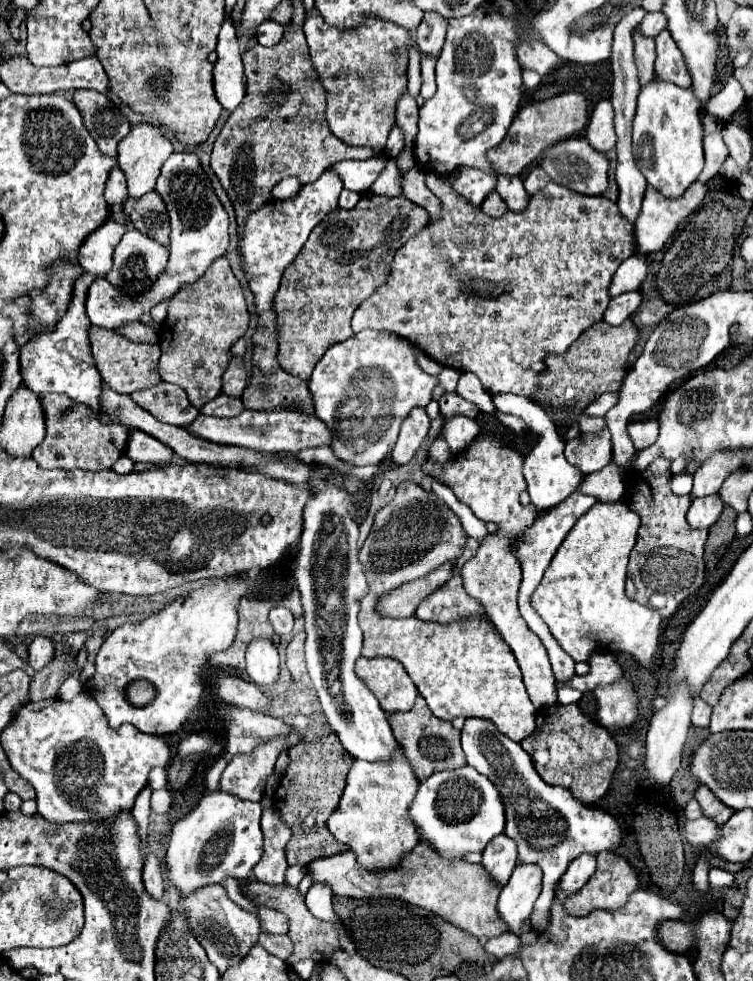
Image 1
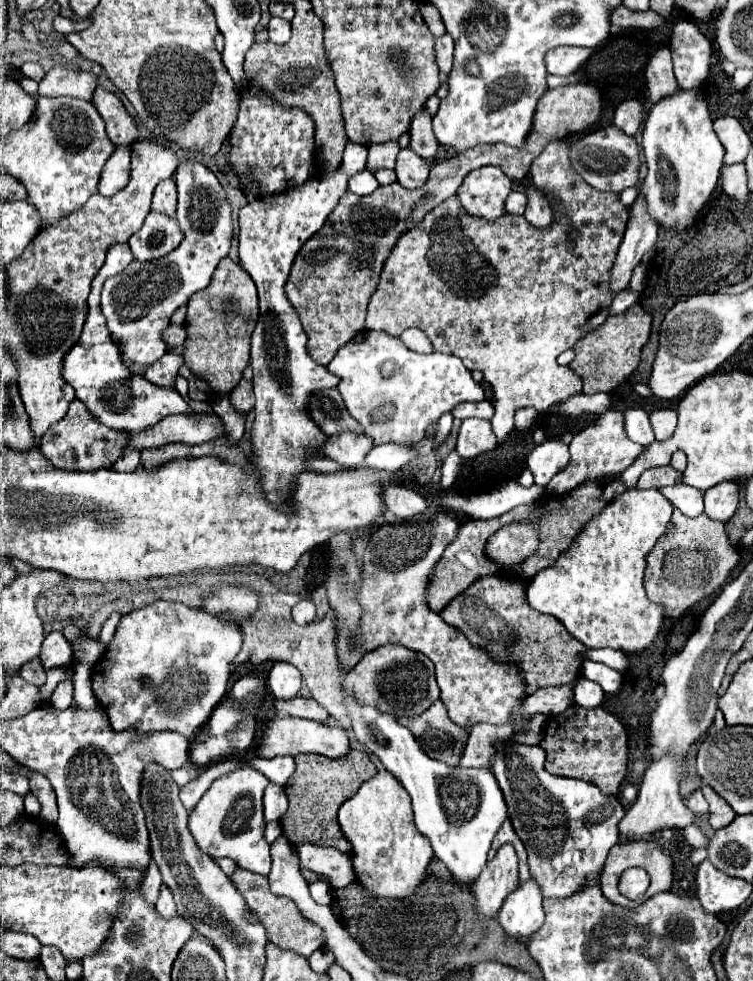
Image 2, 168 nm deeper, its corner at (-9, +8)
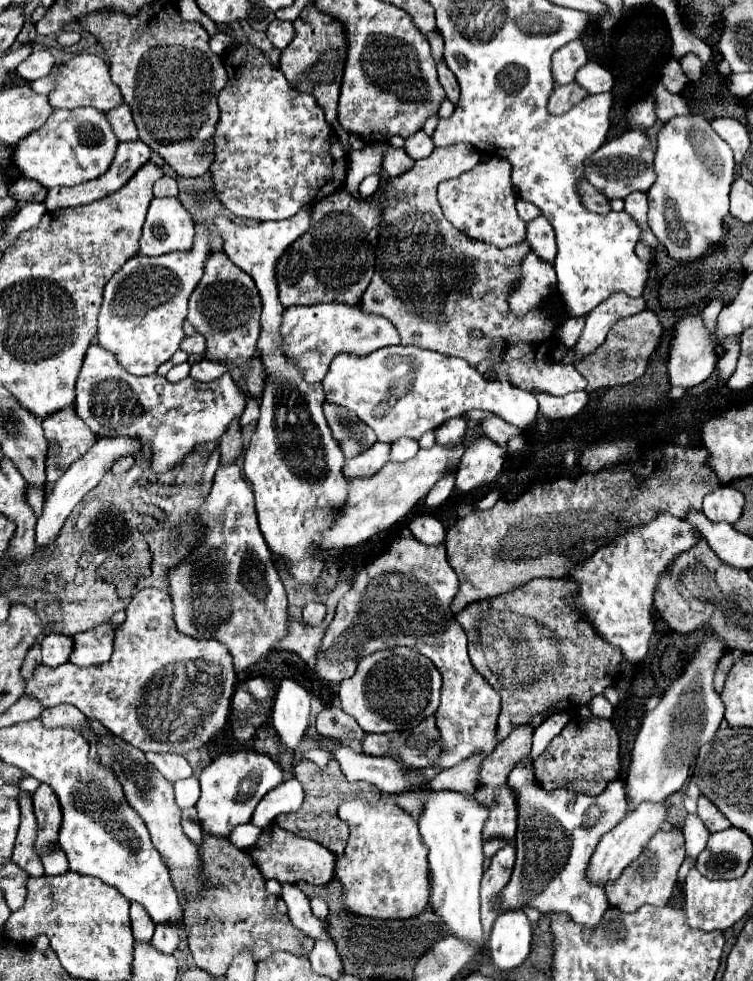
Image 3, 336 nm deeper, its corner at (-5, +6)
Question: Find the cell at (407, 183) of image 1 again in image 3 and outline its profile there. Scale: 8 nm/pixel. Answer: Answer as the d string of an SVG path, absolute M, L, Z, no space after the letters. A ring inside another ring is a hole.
M389 145L389 149L387 149L385 155L383 155L383 171L385 171L385 175L389 175L389 177L397 177L397 175L405 173L407 169L413 167L413 163L415 163L415 161L405 153L403 147L393 147L393 145Z

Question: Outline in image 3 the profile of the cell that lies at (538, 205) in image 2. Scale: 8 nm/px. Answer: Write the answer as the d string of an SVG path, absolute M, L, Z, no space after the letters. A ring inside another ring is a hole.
M543 215L527 223L527 243L531 245L533 253L541 261L553 265L553 261L555 261L555 231Z

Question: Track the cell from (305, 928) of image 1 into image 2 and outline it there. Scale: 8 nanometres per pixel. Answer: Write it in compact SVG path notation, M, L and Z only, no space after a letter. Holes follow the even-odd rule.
M237 869L235 875L231 877L231 881L235 883L235 887L241 891L241 895L245 897L249 909L261 919L261 923L267 929L267 939L273 941L277 947L281 949L289 949L299 953L301 957L309 957L315 949L321 949L325 945L323 941L323 929L319 929L319 925L309 923L303 913L299 911L299 907L287 899L287 897L277 897L267 889L267 877L265 875L257 875L245 869Z

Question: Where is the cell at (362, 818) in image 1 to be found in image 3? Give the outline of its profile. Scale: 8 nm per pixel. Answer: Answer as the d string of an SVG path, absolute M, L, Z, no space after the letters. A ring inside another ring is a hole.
M383 795L375 805L365 801L345 801L339 817L349 823L351 835L343 857L335 859L335 879L343 885L345 909L359 917L411 919L429 903L427 845L419 839L417 823L411 815Z

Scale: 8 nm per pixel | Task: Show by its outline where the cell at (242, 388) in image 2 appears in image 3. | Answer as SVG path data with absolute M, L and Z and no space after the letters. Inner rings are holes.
M231 423L223 439L219 441L219 451L221 451L221 465L231 465L237 461L237 457L243 451L243 439L241 439L241 425Z

